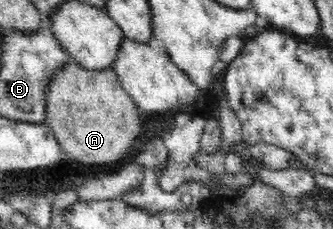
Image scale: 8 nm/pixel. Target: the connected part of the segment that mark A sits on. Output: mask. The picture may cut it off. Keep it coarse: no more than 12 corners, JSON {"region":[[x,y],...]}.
{"region":[[114,69],[50,76],[44,124],[68,158],[118,162],[142,112]]}

